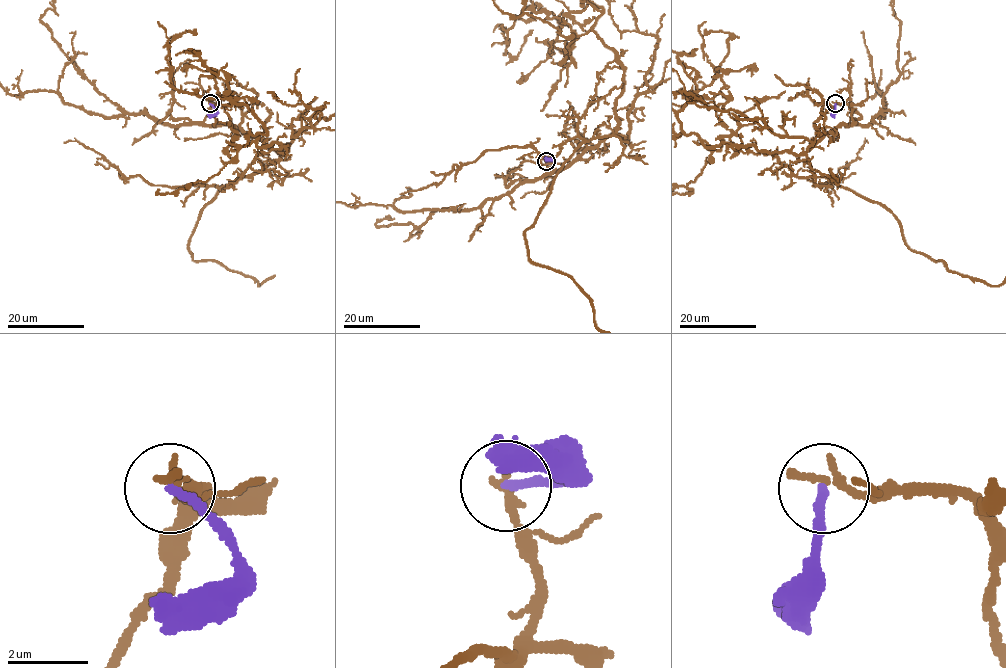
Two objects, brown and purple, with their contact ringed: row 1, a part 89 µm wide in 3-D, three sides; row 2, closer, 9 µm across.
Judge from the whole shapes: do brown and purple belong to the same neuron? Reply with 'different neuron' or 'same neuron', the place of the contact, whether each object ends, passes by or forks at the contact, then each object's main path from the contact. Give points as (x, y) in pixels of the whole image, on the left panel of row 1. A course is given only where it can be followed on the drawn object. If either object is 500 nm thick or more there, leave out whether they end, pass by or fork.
different neuron; at (210, 103); brown ends there; purple ends there; purple runs (209, 103), (216, 111), (207, 115)

